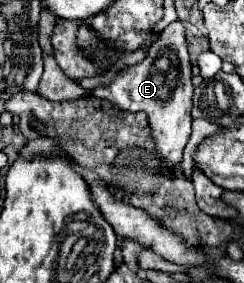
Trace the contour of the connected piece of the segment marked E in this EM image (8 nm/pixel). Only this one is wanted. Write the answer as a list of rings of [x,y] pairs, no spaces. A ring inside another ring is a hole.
[[[182,21],[170,23],[156,43],[150,47],[146,59],[134,69],[124,69],[118,77],[90,91],[90,95],[108,99],[122,111],[144,111],[148,115],[150,137],[156,143],[156,155],[166,163],[166,169],[172,173],[182,163],[182,151],[190,137],[190,111],[192,111],[192,65],[186,47],[184,25]]]

